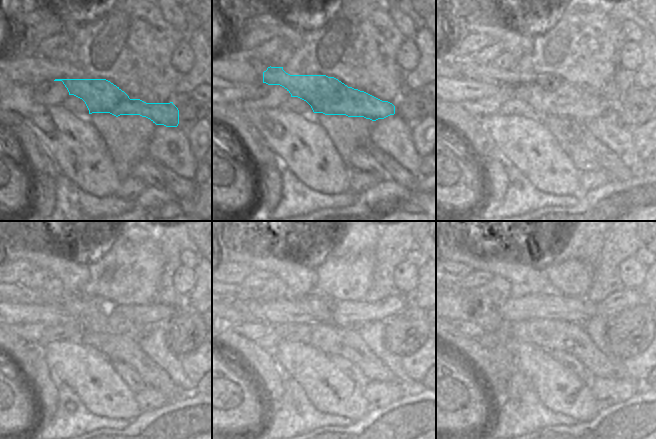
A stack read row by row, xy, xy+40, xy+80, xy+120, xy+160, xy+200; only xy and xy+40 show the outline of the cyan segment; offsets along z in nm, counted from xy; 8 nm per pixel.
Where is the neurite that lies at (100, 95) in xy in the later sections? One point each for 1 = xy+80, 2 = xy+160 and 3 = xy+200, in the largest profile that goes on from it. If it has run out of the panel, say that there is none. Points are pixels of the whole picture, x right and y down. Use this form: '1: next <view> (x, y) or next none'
1: next xy+80 (547, 94)
2: next xy+160 (232, 292)
3: next xy+200 (456, 286)

